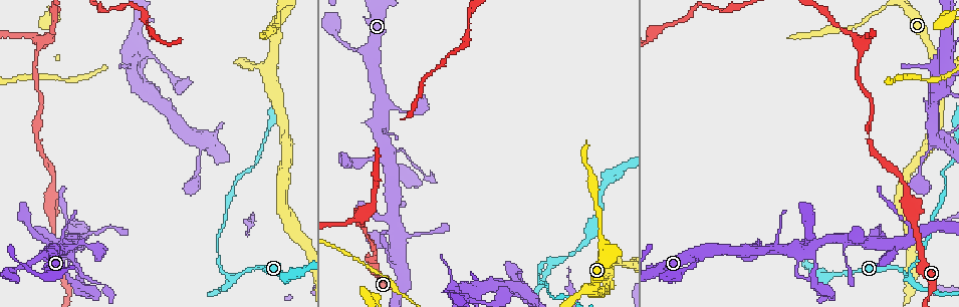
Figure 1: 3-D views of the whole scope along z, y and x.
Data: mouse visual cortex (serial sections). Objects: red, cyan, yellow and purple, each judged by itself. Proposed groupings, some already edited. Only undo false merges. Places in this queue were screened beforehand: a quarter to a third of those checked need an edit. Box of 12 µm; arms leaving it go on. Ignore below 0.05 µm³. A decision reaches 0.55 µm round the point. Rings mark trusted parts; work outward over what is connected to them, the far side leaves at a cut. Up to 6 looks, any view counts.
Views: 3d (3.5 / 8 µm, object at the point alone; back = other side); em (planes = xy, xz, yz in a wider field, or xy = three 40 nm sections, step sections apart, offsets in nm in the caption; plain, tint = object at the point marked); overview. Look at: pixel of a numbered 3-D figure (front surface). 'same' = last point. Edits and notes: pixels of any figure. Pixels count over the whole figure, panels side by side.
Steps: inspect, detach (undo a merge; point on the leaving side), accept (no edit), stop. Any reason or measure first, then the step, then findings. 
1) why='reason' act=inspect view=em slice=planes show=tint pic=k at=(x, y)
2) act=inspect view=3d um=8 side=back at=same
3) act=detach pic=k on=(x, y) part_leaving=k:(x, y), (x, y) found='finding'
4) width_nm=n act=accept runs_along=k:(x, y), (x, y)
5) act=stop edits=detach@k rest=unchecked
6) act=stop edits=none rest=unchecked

why='four or more arms meet' act=inspect view=3d um=3.5 side=back pic=1 at=(391, 247)

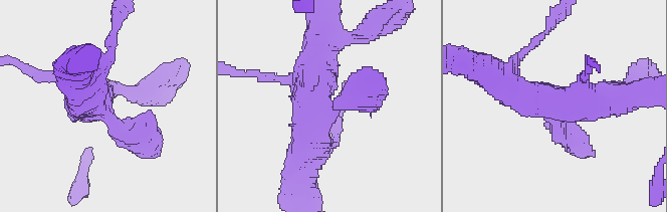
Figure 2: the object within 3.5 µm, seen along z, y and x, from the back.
arms=4 arm_widths_nm=150,250,400,400 act=inspect view=em slice=xy step=2 show=tint pic=2 at=(102, 107)

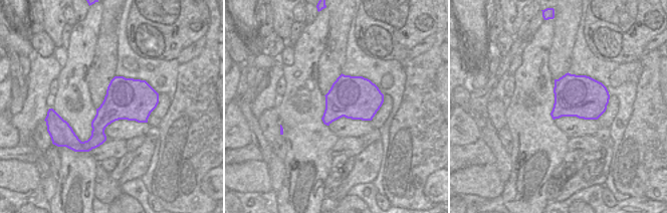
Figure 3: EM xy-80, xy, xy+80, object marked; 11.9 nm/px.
act=accept runs_along=2:(320, 42), (311, 153), (301, 161) found='all the same cell'

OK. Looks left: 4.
why='sharp bend' act=inspect view=3d um=3.5 pic=1 at=(795, 271)

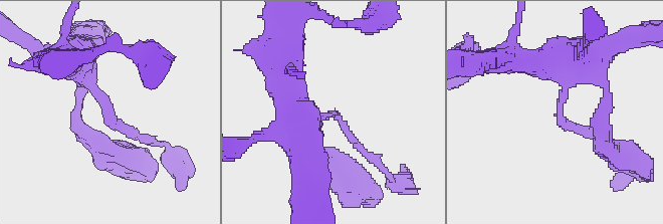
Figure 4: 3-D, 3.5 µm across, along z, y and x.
arm_widths_nm=150,300 act=inspect view=em slice=xy step=5 show=tint pic=4 at=(561, 116)

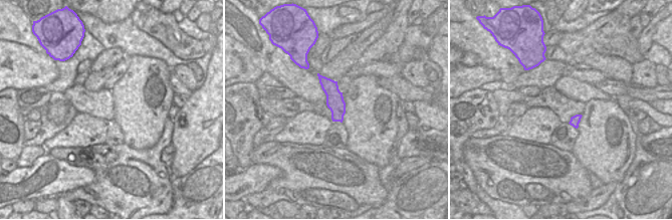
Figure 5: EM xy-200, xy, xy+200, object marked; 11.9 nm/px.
act=inspect view=em slice=xy step=3 show=tint at=same

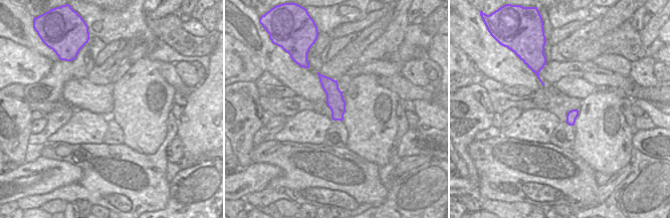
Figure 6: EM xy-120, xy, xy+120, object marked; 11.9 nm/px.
act=accept runs_along=4:(75, 55), (109, 118), (150, 139) found='continuous, no second cell'

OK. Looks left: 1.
act=stop edits=none rest=unchecked

